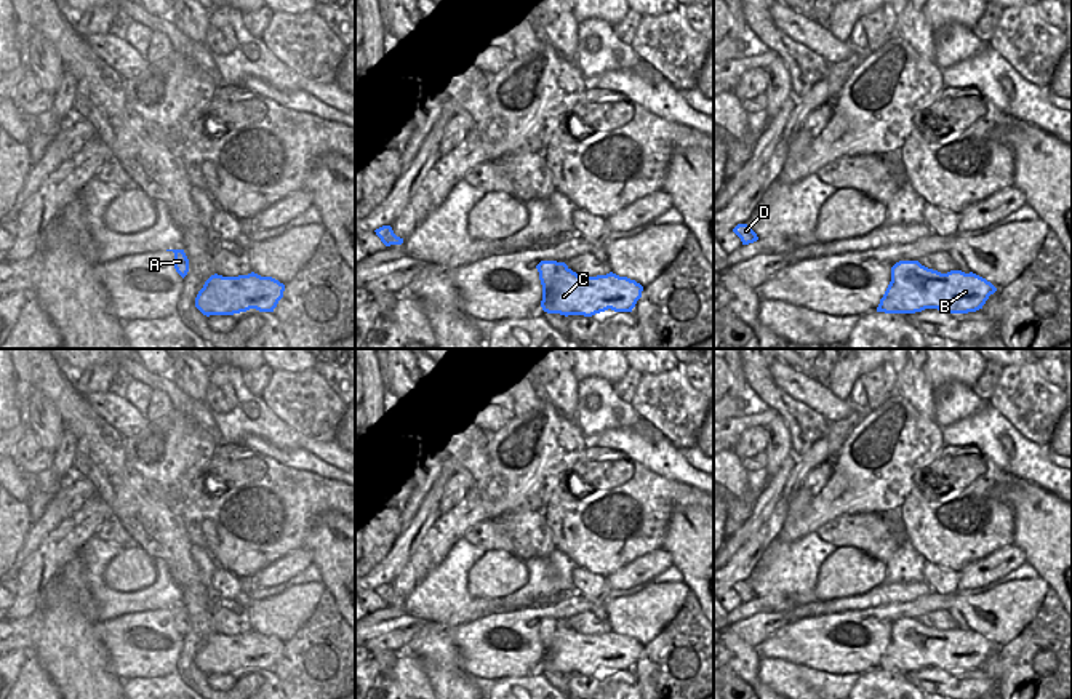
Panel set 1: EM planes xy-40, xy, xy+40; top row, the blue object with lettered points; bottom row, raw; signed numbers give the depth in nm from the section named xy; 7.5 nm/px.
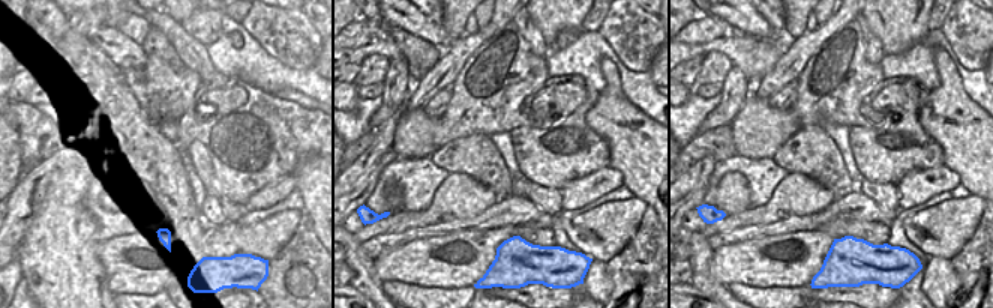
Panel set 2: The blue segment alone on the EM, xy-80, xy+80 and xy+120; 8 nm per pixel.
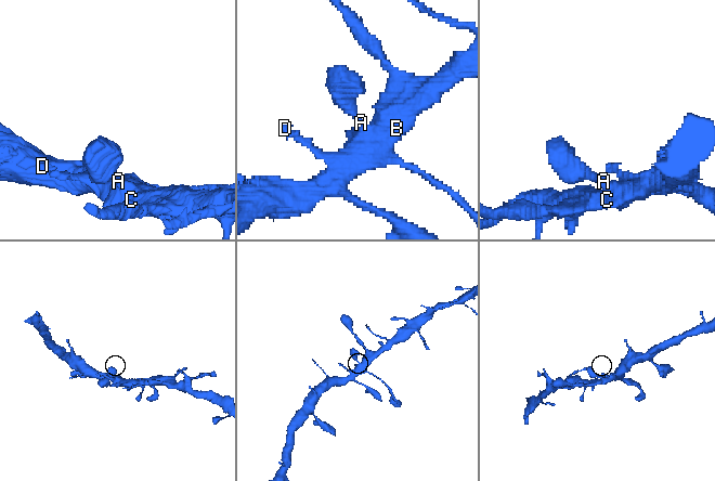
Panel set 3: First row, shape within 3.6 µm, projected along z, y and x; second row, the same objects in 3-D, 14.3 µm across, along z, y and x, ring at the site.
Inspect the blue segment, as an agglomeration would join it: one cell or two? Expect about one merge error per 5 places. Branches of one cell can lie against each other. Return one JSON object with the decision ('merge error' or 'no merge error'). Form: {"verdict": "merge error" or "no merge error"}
{"verdict": "no merge error"}

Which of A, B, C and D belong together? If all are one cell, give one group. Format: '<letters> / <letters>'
A B C D

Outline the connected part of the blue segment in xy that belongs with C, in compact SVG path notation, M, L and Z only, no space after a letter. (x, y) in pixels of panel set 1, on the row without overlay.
M541 619L536 624L542 643L541 665L547 672L592 675L608 667L632 670L643 645L613 630L582 635L565 621Z

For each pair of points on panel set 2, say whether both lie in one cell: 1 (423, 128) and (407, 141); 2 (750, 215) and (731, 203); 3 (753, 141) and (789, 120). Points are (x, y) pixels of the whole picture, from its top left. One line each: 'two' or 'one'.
1: one
2: two
3: one

